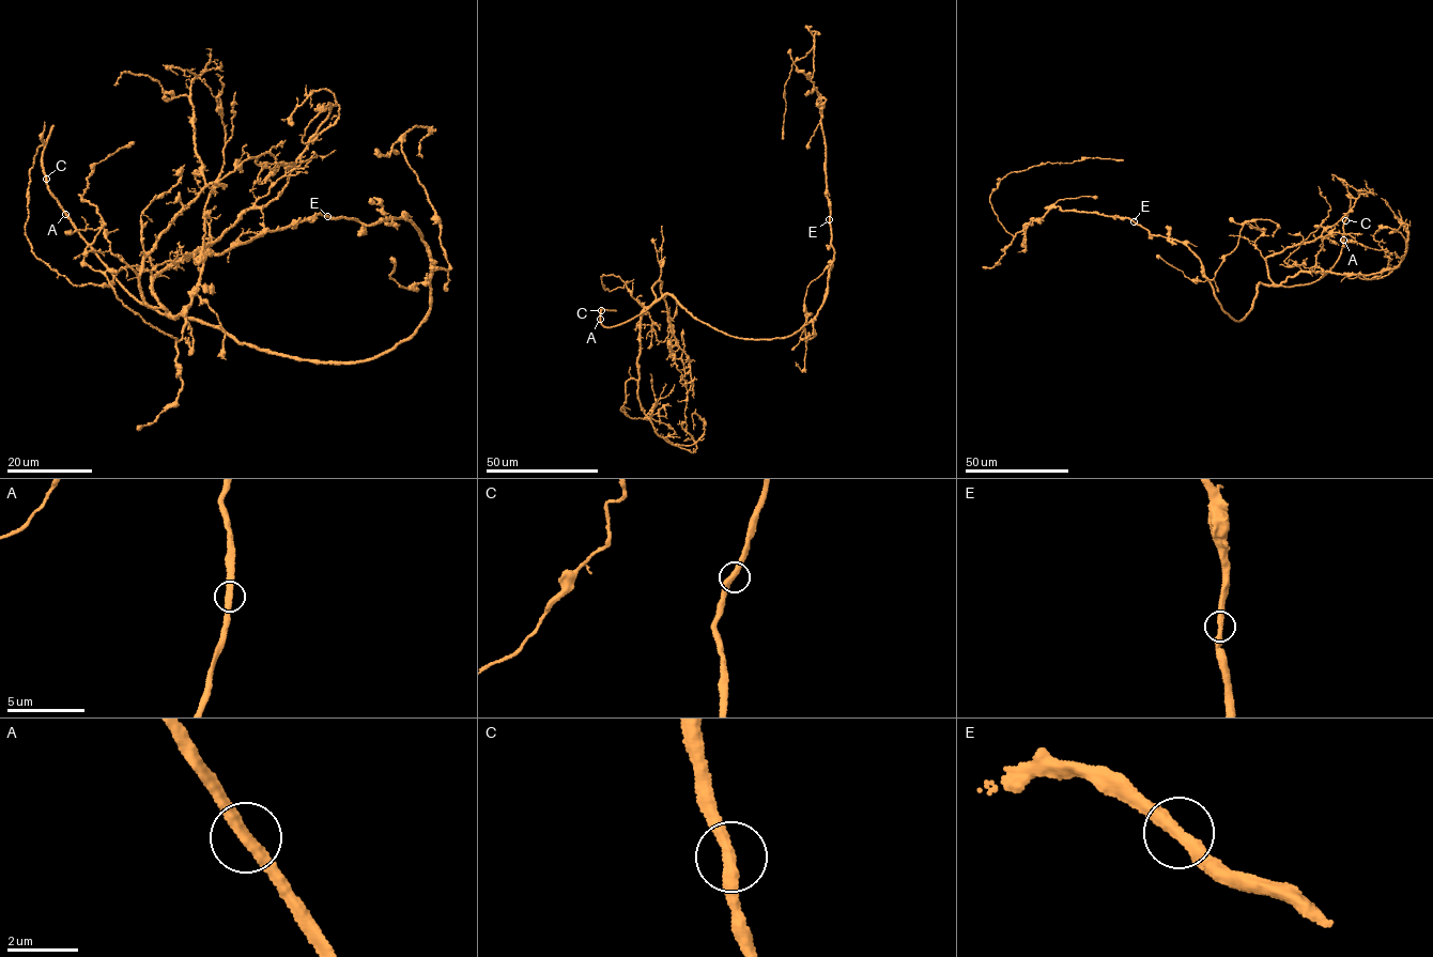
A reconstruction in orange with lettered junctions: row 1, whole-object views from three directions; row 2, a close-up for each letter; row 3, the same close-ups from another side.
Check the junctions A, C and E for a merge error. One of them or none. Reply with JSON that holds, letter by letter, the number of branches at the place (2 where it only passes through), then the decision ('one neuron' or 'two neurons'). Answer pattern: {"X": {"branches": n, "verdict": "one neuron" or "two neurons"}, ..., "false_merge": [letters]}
{"A": {"branches": 2, "verdict": "one neuron"}, "C": {"branches": 2, "verdict": "one neuron"}, "E": {"branches": 2, "verdict": "one neuron"}, "false_merge": []}

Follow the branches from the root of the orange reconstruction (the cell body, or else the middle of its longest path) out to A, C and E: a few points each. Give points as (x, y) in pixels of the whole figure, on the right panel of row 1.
A: (1201, 262), (1215, 298), (1238, 321), (1252, 308), (1260, 282), (1285, 287), (1313, 282), (1334, 266), (1343, 240)
C: (1201, 262), (1215, 298), (1239, 321), (1252, 308), (1260, 282), (1306, 284), (1327, 273), (1341, 251), (1345, 220)
E: (1201, 262), (1183, 243), (1150, 234), (1134, 221)

